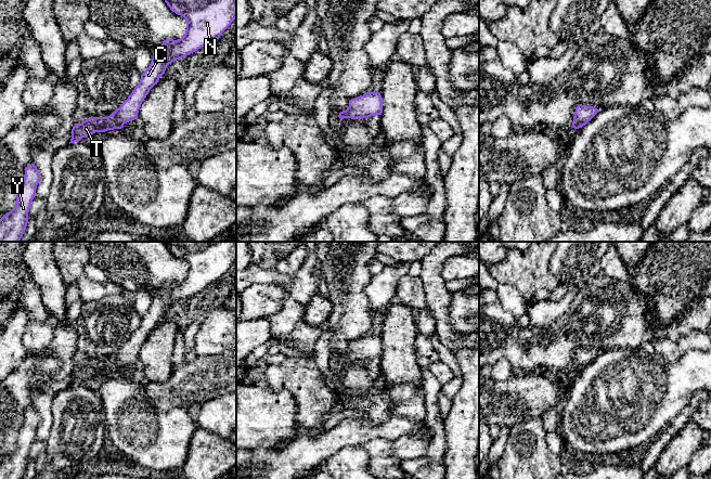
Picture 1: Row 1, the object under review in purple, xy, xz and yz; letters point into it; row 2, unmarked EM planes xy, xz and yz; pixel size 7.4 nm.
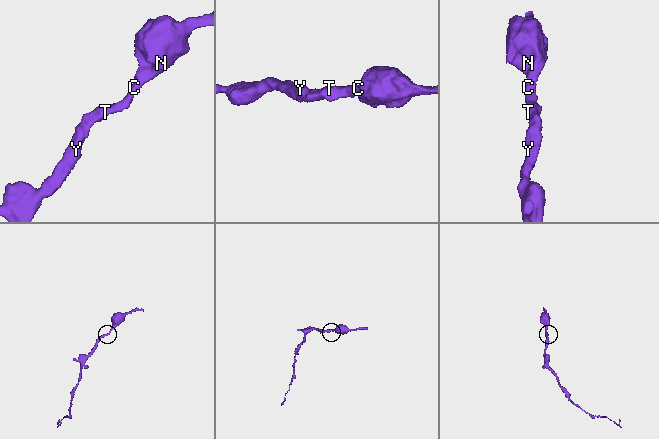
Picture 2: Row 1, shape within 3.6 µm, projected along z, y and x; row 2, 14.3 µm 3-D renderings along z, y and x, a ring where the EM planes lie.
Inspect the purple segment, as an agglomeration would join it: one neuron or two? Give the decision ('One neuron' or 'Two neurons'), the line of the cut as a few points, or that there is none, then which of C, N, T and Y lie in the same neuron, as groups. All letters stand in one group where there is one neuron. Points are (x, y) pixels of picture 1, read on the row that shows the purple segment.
One neuron. No split. Groups: C N T Y

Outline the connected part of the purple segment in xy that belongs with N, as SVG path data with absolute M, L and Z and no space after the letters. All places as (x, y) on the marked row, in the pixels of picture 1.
M165 0L165 2L172 12L185 18L184 36L179 40L163 41L153 53L150 66L141 75L139 85L114 113L107 117L91 116L81 124L75 124L69 144L95 132L121 129L125 124L138 118L142 102L165 74L167 66L219 39L236 18L236 0Z

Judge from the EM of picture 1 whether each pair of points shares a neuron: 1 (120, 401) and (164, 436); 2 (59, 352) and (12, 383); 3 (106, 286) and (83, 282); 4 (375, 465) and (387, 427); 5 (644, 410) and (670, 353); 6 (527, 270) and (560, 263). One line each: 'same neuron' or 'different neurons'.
1: same neuron
2: same neuron
3: same neuron
4: different neurons
5: different neurons
6: different neurons

